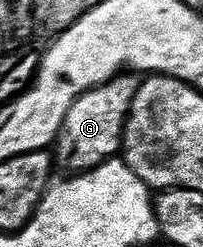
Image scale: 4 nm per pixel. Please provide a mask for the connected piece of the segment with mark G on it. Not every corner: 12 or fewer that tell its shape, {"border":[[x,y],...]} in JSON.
{"border":[[122,73],[67,109],[55,140],[62,172],[122,154],[141,79]]}

